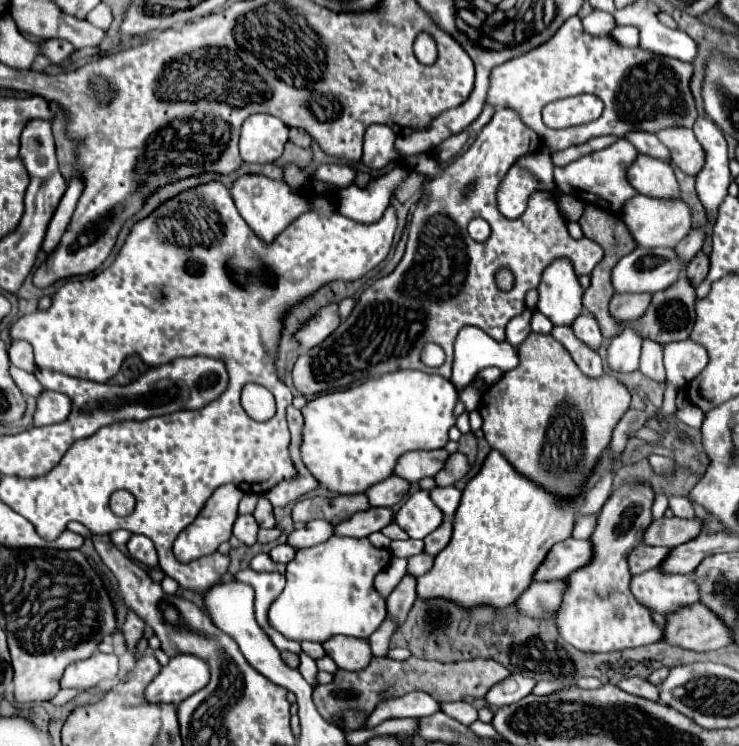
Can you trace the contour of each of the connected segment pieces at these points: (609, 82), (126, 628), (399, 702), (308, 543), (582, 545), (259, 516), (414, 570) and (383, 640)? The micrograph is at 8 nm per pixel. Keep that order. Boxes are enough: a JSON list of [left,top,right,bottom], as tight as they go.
[[488,17,698,153],[122,611,146,657],[364,691,440,728],[288,519,334,547],[534,539,594,581],[254,495,274,529],[408,553,434,577],[368,617,398,657]]

